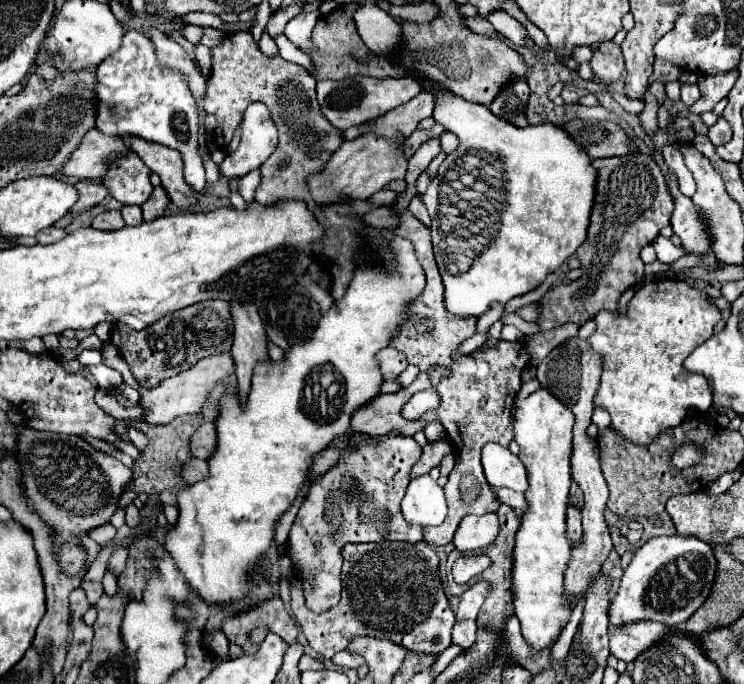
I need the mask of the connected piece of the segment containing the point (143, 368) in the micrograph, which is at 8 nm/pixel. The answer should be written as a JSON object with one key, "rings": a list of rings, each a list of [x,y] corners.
{"rings":[[[205,300],[179,312],[165,314],[165,318],[153,326],[147,326],[145,330],[129,330],[129,326],[115,324],[111,330],[111,342],[127,360],[139,386],[153,388],[161,380],[177,376],[179,372],[191,368],[201,358],[229,352],[233,342],[233,320],[227,302]]]}

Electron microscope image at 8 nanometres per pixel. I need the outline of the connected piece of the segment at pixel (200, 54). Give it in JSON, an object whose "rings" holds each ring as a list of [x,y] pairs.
{"rings":[[[197,44],[195,46],[195,60],[197,60],[199,68],[211,68],[211,48]]]}

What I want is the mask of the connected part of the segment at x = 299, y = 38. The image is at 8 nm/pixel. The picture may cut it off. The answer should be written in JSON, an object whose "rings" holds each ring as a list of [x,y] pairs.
{"rings":[[[301,12],[297,14],[295,18],[291,18],[285,26],[285,36],[295,44],[299,46],[301,50],[305,52],[311,52],[313,46],[311,46],[311,32],[313,32],[313,26],[317,24],[319,20],[319,12]]]}

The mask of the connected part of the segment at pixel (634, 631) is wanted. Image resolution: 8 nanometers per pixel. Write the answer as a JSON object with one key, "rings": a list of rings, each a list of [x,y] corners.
{"rings":[[[637,622],[609,630],[611,654],[623,662],[633,662],[633,658],[643,654],[653,642],[661,642],[669,630],[671,626],[661,626],[661,622]]]}

